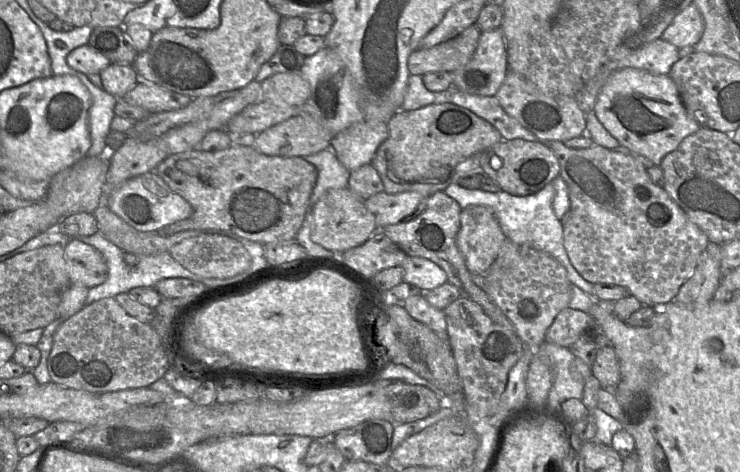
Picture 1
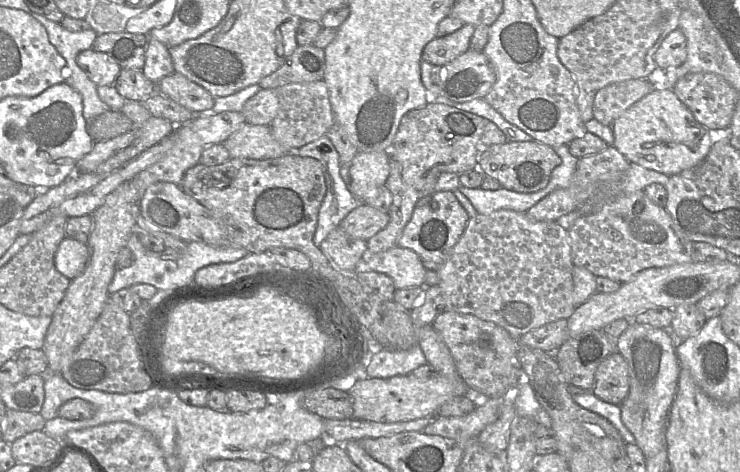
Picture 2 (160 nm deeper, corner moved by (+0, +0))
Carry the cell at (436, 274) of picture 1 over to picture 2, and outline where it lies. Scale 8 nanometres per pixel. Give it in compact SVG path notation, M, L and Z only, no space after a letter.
M395 246L386 251L367 255L358 271L375 271L389 276L396 289L423 287L426 268L412 250Z

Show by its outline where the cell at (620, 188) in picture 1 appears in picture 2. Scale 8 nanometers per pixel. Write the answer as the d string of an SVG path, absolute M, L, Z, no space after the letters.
M644 190L622 194L599 212L577 218L567 232L574 266L584 267L595 276L607 277L620 283L629 281L645 269L692 262L691 246L694 242L677 228L668 211L652 202Z

